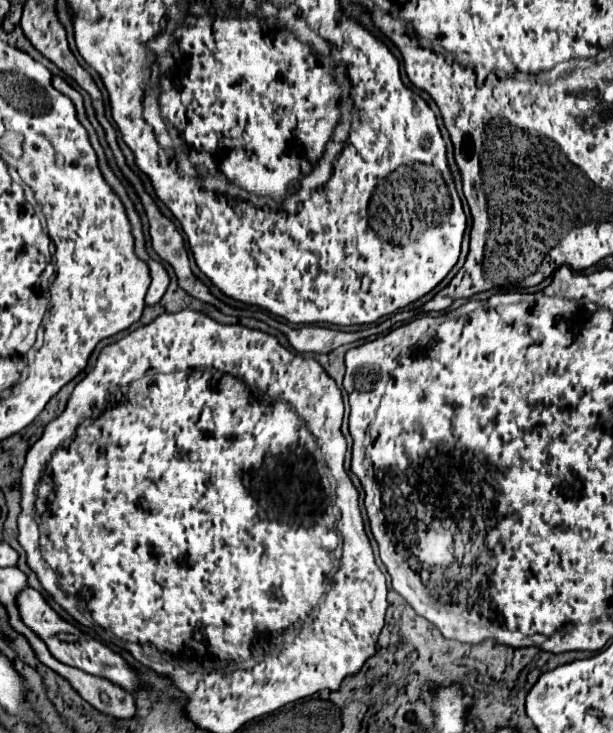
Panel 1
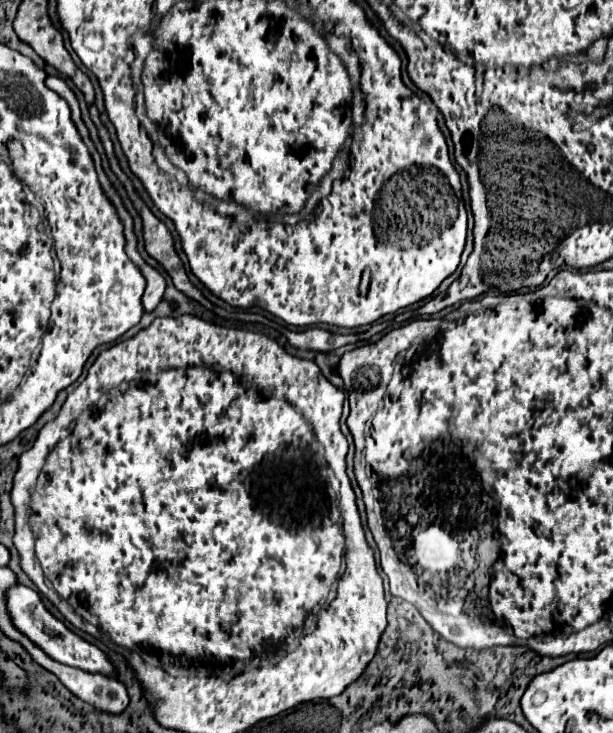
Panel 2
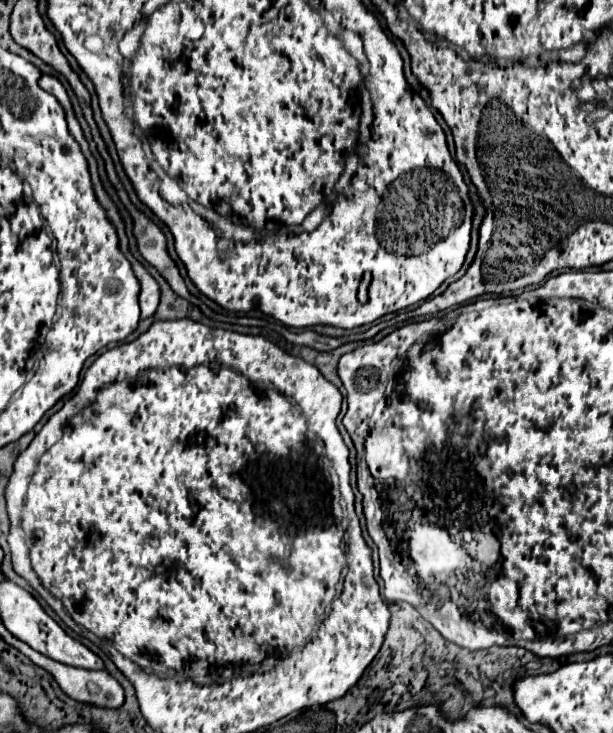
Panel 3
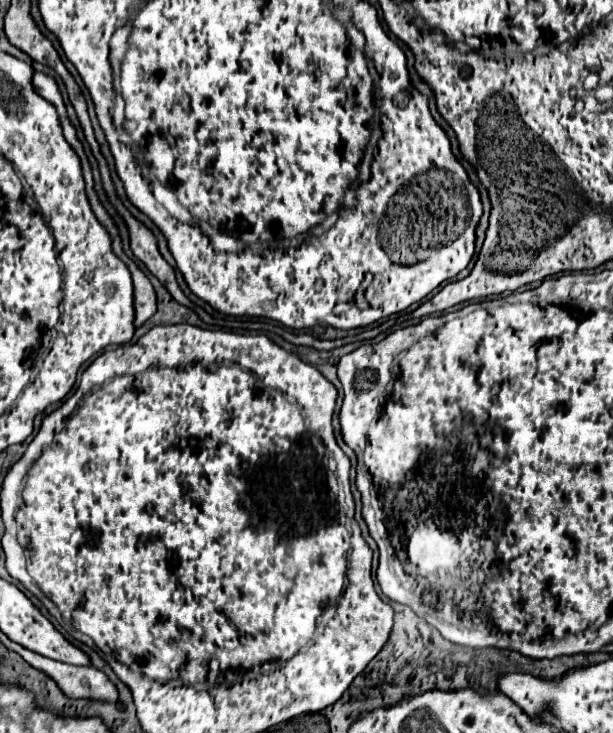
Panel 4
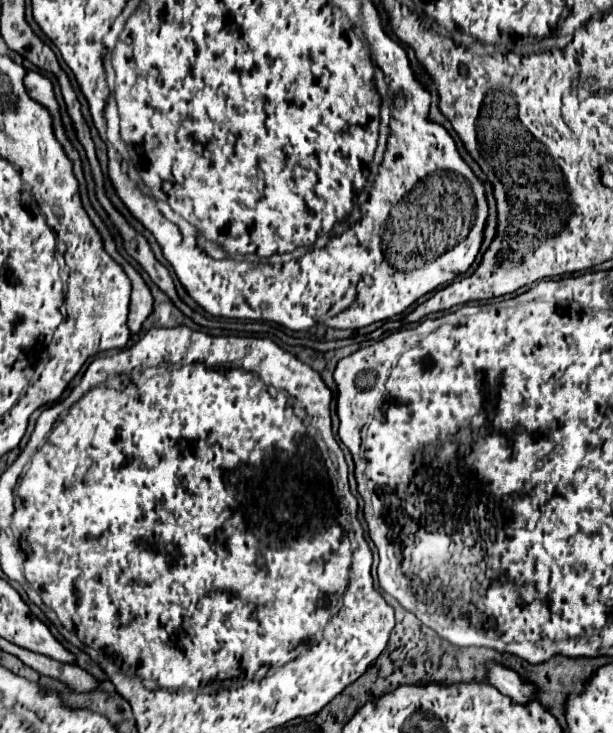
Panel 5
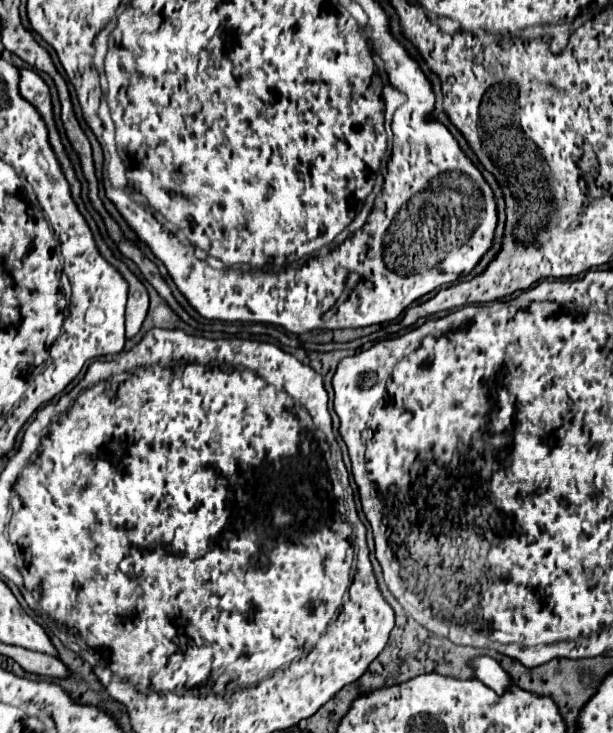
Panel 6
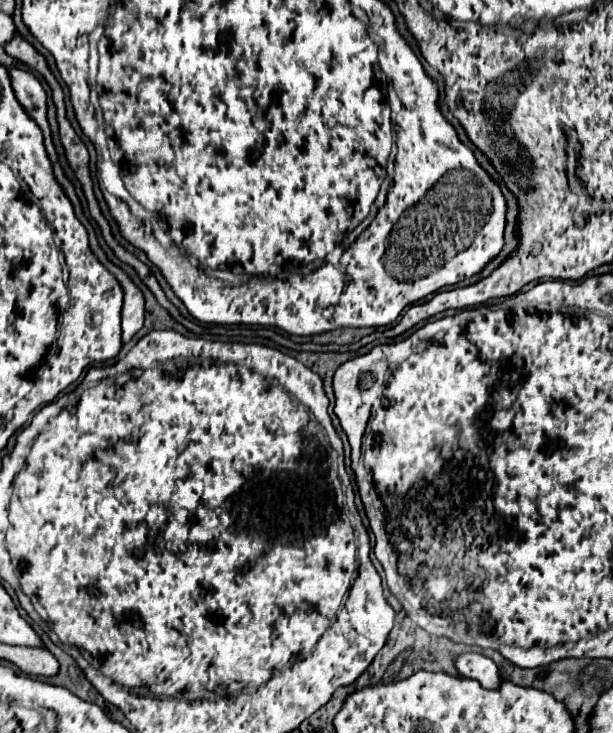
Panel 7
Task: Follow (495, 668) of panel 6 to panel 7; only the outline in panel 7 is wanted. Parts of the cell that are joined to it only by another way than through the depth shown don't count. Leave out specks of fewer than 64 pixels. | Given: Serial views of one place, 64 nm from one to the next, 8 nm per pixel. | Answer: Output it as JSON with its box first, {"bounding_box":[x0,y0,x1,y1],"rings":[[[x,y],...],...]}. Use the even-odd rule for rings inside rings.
{"bounding_box":[454,652,502,688],"rings":[[[474,652],[458,654],[454,660],[454,668],[458,670],[458,676],[478,680],[482,688],[498,688],[502,682],[496,664],[482,654],[474,654]]]}

